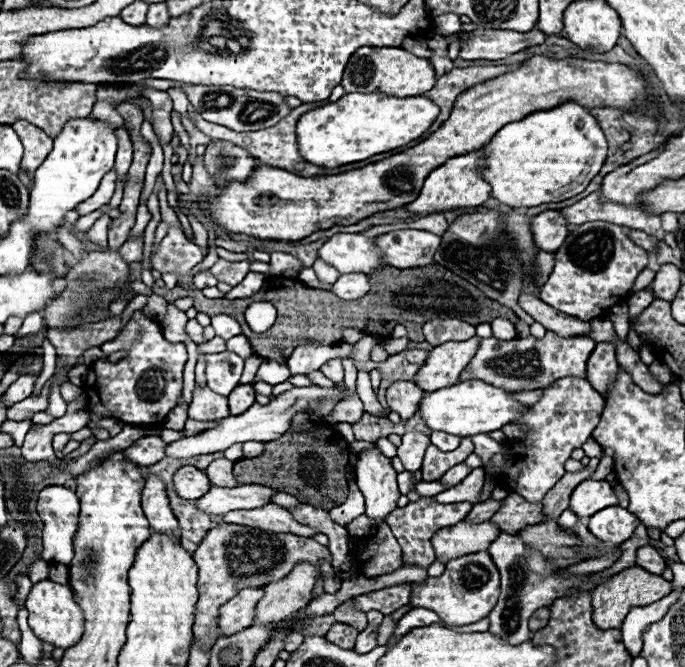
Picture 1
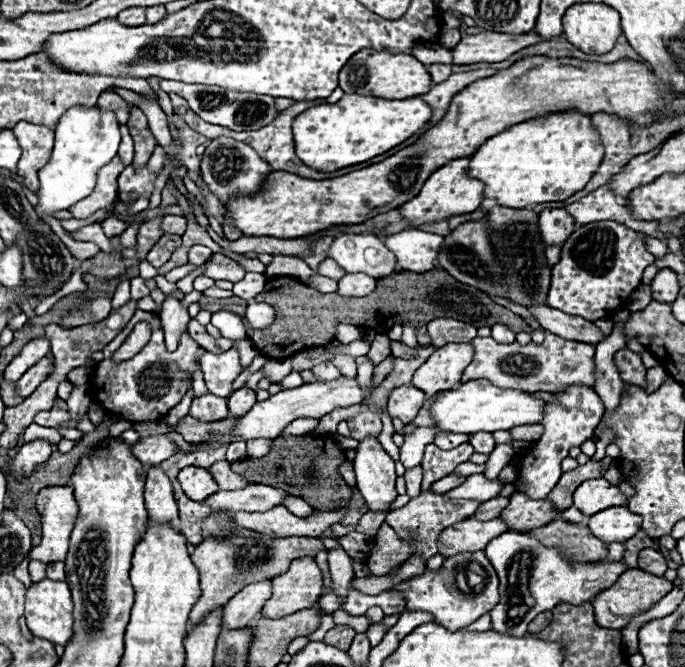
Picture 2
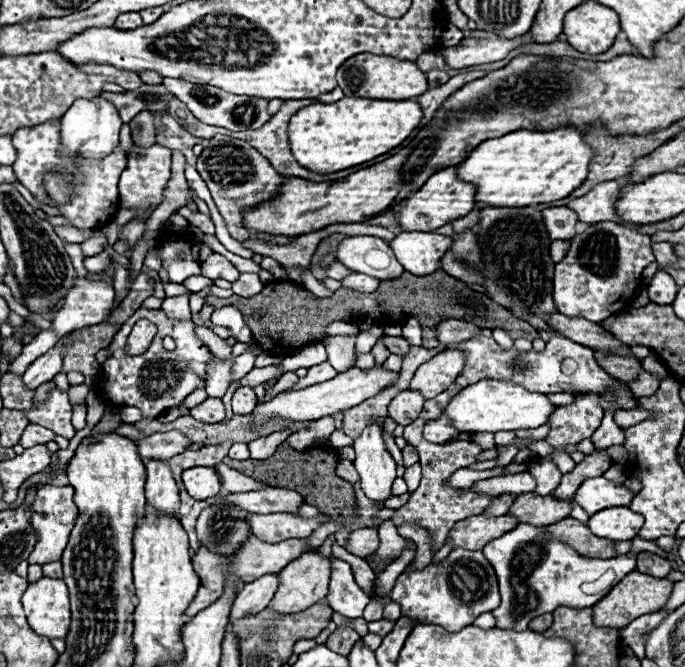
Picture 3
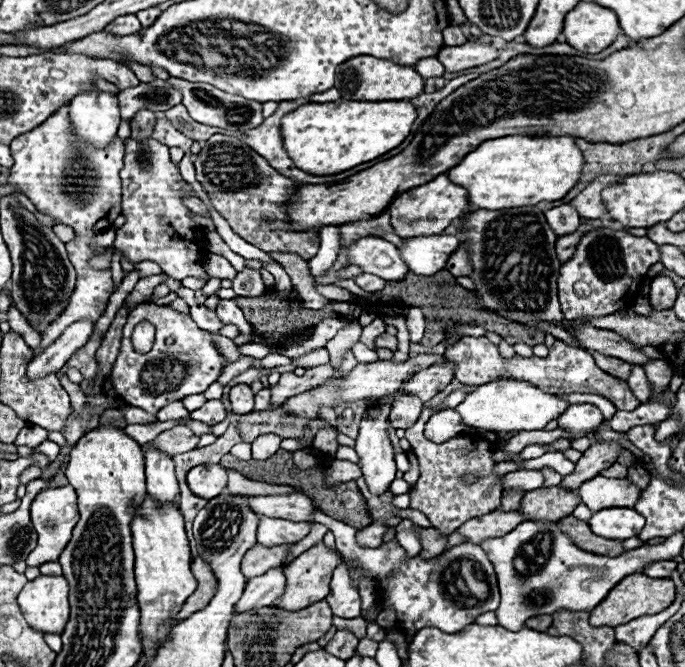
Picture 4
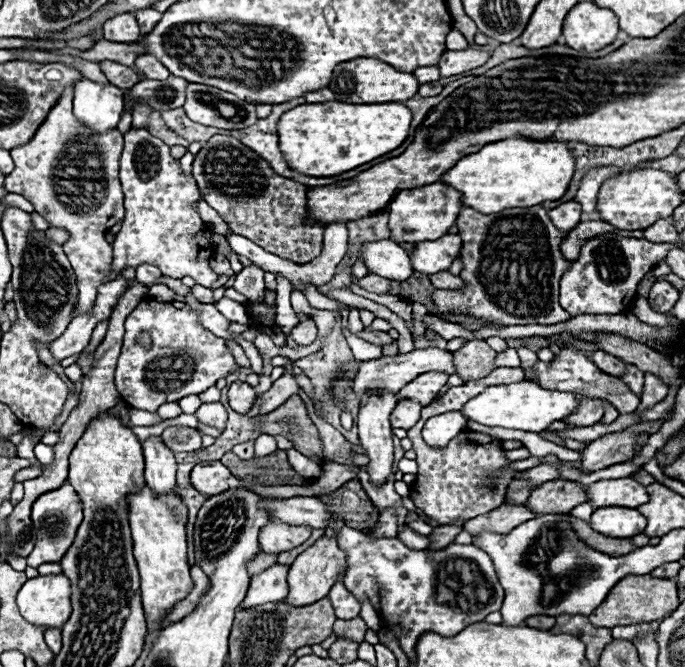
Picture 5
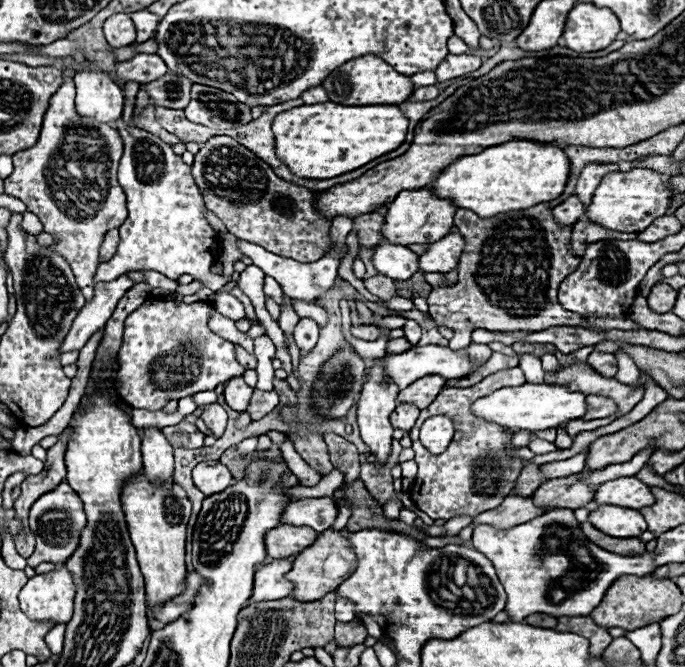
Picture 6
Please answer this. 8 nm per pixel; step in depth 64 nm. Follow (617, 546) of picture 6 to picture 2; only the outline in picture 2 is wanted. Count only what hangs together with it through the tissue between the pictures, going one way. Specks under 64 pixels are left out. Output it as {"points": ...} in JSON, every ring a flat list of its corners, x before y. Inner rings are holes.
{"points":[[554,520,542,528,530,530,530,534,540,538,546,546,564,550,564,554,578,562,596,562,608,556,608,542,600,542,586,526,566,520]]}

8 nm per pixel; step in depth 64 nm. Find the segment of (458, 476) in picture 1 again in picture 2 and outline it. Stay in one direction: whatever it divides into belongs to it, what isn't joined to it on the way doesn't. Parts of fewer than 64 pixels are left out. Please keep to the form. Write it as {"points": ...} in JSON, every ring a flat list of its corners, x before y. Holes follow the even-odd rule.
{"points":[[467,463,460,464,460,466,457,466,454,470,454,473,460,474,460,476,469,476,474,473,484,473,486,464,477,465,474,463]]}

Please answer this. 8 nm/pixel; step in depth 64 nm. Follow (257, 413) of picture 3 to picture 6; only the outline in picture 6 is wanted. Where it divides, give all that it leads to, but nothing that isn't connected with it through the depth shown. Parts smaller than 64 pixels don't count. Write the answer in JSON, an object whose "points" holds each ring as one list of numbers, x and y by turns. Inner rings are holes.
{"points":[[428,344,414,346,404,354,392,354,384,360,384,374,400,388,408,386,408,380,438,374,442,378,464,378,472,372,468,350,452,350,448,346]]}

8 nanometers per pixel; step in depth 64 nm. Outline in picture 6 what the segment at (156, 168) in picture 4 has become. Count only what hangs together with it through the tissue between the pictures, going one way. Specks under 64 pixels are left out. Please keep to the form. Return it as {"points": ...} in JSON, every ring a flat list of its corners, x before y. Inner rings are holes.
{"points":[[116,120,112,126,120,132,120,136,124,140,124,156,122,156,120,168,118,168,118,182,128,196,128,218,120,226,120,244,118,244,114,258,110,262,98,266,94,282,108,282,108,280,114,280,120,274,132,272,132,270,156,270,160,274,166,274,172,280,178,280,182,274,192,274,194,278,202,280,214,292,218,291,231,281,231,276,225,277,210,272,210,268,216,260,216,254,218,254,220,234,216,230,212,230,212,226,206,220,204,200,202,200,198,186,194,184,190,166,186,166,180,156,174,156,172,148,168,144,164,144,160,138,152,136,150,132,128,126,122,120]]}

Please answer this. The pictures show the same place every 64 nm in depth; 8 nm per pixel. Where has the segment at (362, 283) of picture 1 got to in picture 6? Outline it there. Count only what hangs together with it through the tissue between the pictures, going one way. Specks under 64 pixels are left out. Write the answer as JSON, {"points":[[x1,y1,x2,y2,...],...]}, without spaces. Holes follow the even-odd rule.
{"points":[[380,274,364,280,364,286,366,286,374,296,378,296,378,298,382,298,382,300,392,300,392,298,398,296,394,280,392,280,392,278,384,278,384,276,380,276]]}

